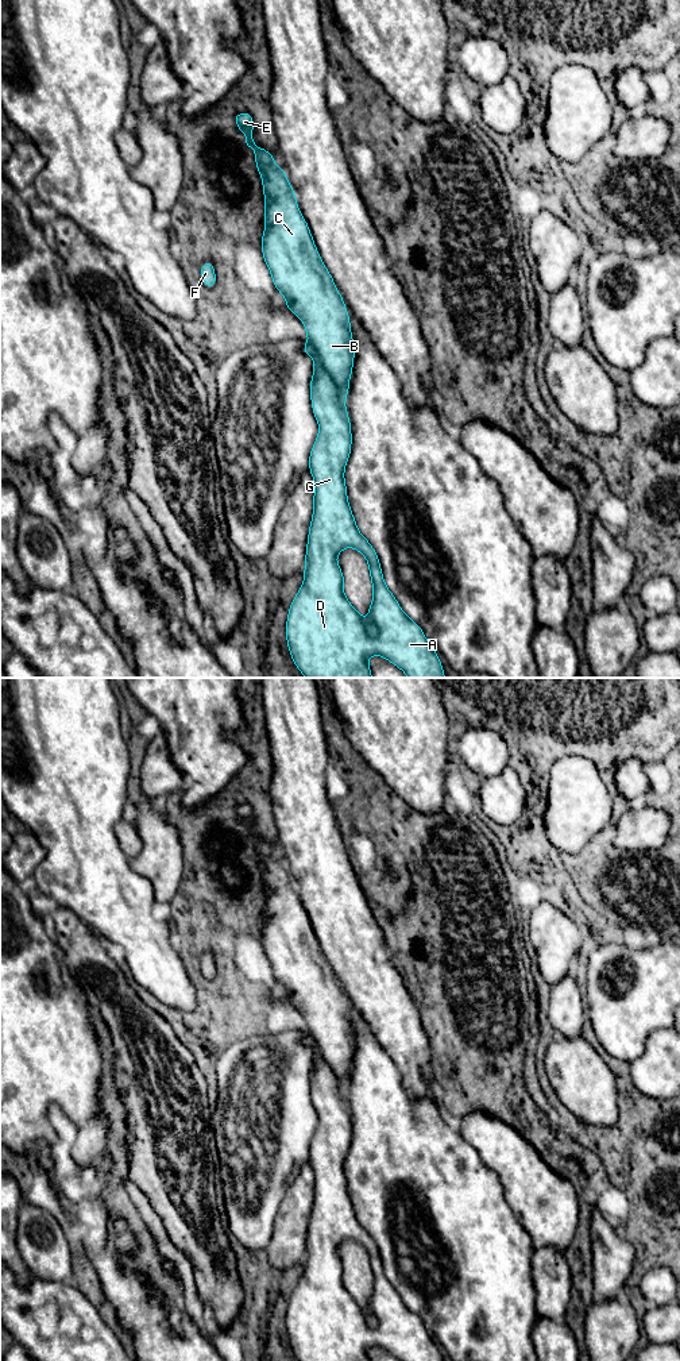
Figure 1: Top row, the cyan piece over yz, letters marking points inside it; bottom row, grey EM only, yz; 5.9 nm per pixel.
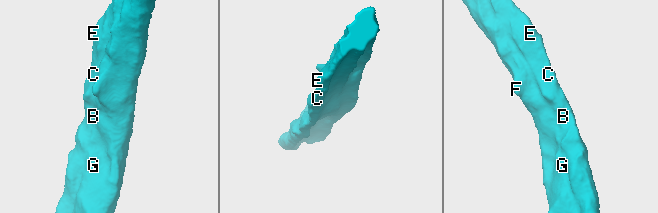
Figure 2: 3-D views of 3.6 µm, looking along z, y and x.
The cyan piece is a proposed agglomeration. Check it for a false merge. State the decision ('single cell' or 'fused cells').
single cell

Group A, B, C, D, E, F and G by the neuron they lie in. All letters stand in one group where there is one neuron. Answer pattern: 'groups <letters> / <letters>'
groups A B C D E F G

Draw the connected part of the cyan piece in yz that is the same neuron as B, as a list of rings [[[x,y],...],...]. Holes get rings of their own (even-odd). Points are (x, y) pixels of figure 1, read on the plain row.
[[[237,805],[235,816],[247,829],[244,838],[254,841],[256,860],[262,868],[266,915],[262,925],[263,951],[274,978],[286,991],[285,999],[304,1014],[309,1033],[304,1036],[302,1042],[313,1049],[310,1092],[318,1114],[318,1126],[309,1145],[314,1185],[304,1273],[289,1299],[286,1311],[286,1333],[293,1354],[298,1361],[371,1361],[368,1350],[382,1347],[401,1361],[443,1361],[440,1349],[421,1318],[402,1302],[389,1281],[378,1245],[359,1223],[348,1195],[344,1163],[351,1146],[352,1123],[345,1091],[355,1037],[344,991],[318,945],[285,861],[274,855],[270,843],[255,836],[251,805]],[[344,1239],[359,1242],[368,1254],[372,1293],[367,1310],[355,1302],[344,1285],[344,1266],[337,1254],[337,1246]]]

